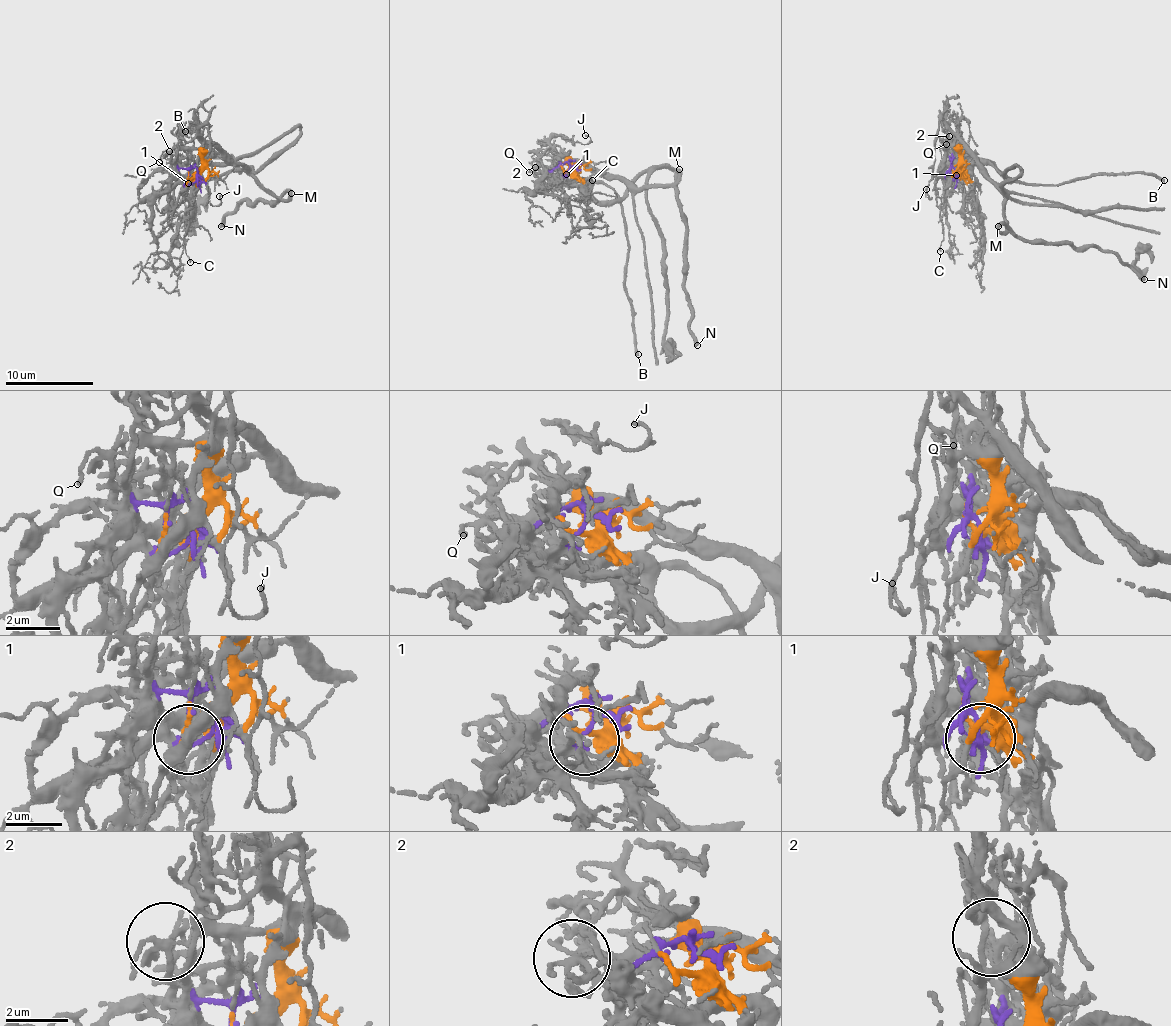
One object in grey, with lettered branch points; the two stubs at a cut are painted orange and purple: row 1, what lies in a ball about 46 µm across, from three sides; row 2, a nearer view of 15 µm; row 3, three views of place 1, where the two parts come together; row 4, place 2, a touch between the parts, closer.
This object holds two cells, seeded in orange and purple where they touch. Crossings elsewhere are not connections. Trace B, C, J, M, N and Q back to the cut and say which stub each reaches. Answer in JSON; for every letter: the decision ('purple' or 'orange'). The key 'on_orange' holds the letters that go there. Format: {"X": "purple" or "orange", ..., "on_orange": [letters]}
{"B": "purple", "C": "orange", "J": "orange", "M": "orange", "N": "orange", "Q": "orange", "on_orange": ["C", "J", "M", "N", "Q"]}

